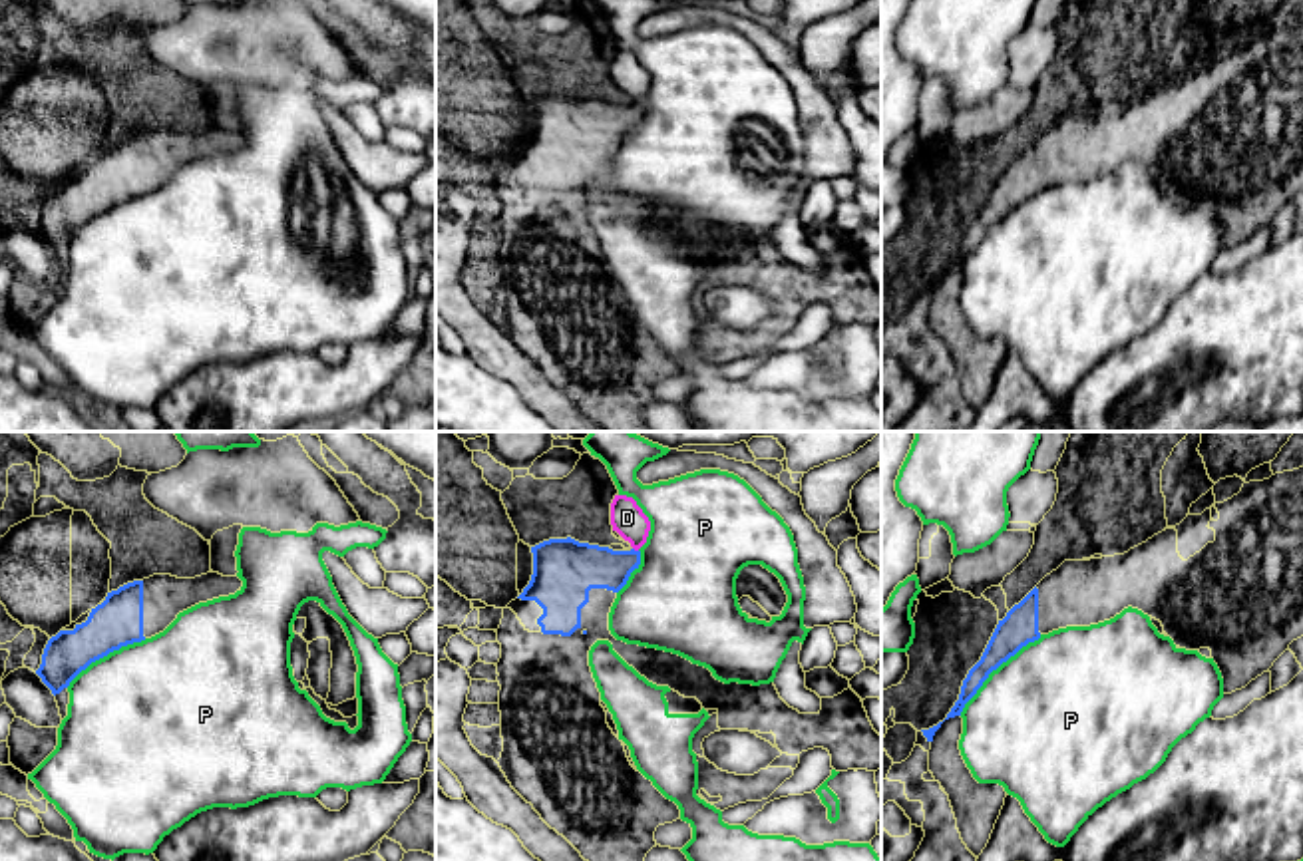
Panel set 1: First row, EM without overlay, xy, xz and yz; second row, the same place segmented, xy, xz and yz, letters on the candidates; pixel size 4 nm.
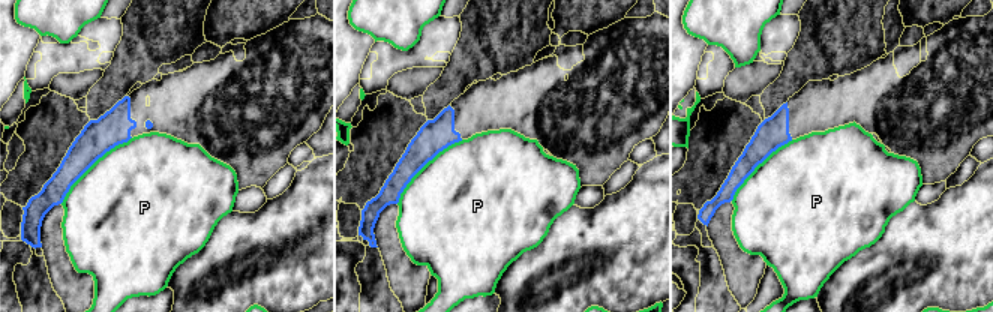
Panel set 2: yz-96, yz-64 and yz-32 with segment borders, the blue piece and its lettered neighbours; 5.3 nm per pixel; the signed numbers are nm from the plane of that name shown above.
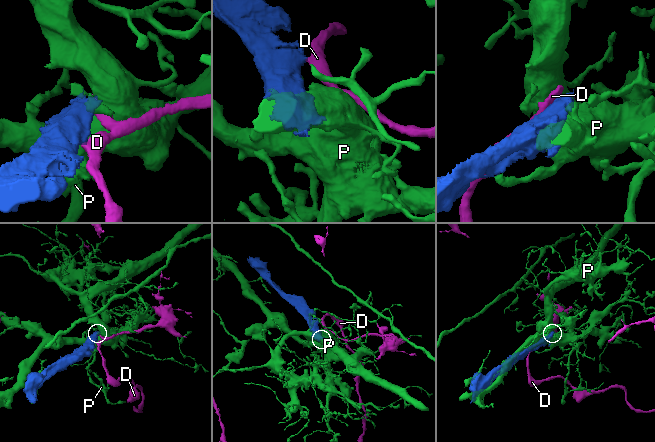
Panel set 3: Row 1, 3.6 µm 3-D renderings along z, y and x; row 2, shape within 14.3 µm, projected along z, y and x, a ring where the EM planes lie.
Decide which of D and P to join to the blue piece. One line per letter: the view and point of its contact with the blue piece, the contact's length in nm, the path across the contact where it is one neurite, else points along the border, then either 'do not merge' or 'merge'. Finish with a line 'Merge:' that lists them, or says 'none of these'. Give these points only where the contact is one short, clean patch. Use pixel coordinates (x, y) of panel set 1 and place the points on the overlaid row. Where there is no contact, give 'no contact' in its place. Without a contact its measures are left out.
D: contact xz (633, 549); length 30 nm; border xz (633, 547), (637, 551); do not merge
P: contact yz (995, 669); length 460 nm; do not merge
Merge: none of these

